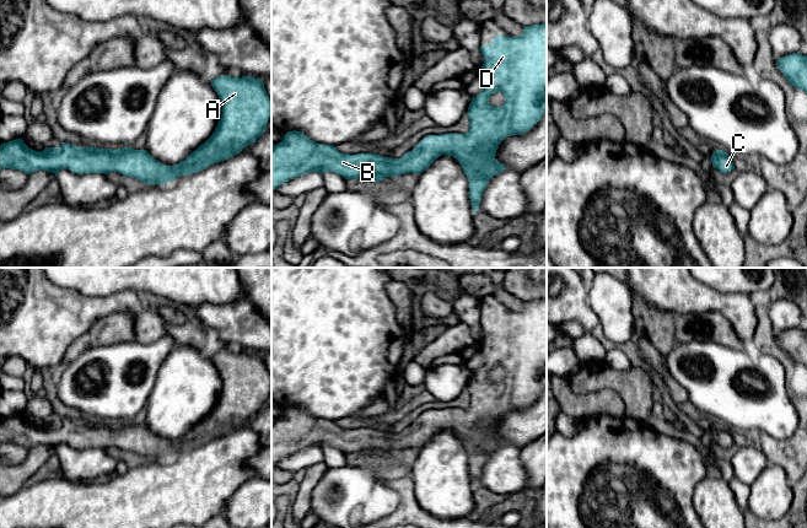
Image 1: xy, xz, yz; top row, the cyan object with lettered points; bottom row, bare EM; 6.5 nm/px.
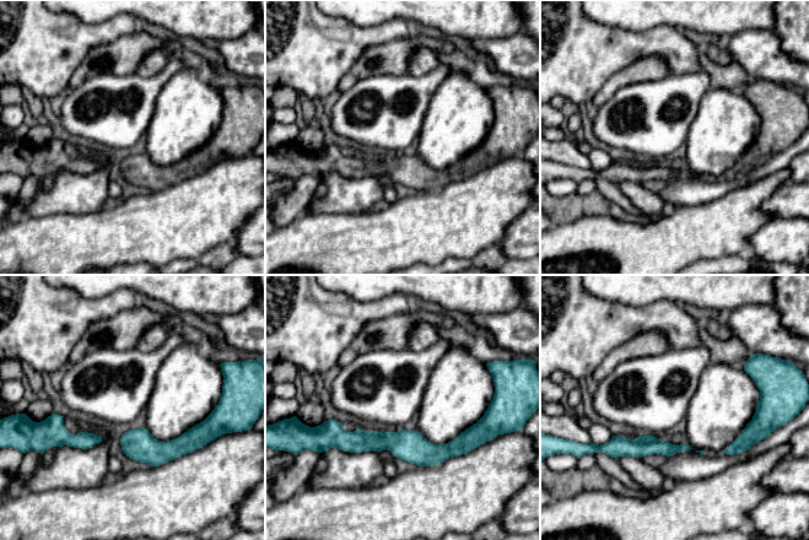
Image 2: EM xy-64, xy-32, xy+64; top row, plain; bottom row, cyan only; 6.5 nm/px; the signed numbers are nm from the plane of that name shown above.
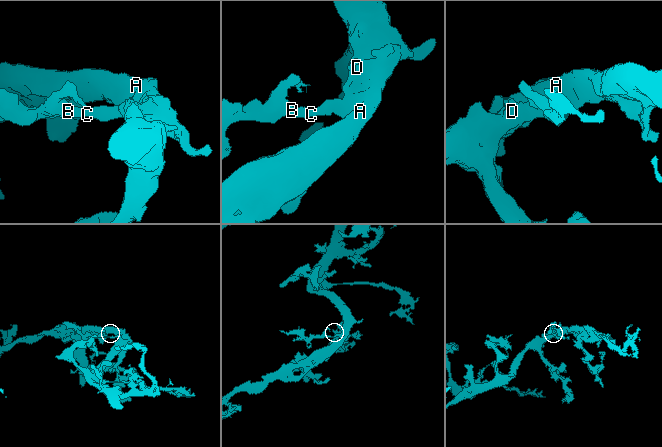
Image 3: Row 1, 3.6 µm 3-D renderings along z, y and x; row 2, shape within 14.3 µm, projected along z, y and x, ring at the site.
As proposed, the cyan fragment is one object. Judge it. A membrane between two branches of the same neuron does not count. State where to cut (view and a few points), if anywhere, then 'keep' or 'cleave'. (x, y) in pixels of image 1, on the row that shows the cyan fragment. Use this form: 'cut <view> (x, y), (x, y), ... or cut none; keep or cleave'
cut none; keep

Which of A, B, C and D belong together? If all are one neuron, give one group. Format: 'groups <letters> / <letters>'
groups A B C D

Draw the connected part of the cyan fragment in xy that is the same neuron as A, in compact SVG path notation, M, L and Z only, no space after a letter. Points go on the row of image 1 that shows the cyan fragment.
M221 75L211 81L214 91L222 103L222 114L212 135L193 151L184 161L174 166L162 165L155 160L146 150L134 150L122 147L117 150L98 147L80 147L68 142L61 142L60 147L45 147L38 152L29 149L21 139L16 139L0 145L0 169L11 168L27 173L34 171L48 171L55 176L63 168L72 173L104 173L112 171L136 178L147 184L163 184L174 181L179 176L194 174L206 167L225 161L240 153L246 146L254 142L264 131L271 117L271 99L264 87L263 80L242 76L231 77Z

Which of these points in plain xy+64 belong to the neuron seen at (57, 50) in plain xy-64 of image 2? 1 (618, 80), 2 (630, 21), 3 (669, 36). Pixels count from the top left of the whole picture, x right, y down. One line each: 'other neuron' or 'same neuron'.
1: other neuron
2: other neuron
3: same neuron

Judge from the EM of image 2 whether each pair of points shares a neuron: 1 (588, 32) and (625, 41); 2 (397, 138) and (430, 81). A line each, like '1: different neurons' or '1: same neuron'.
1: same neuron
2: same neuron

